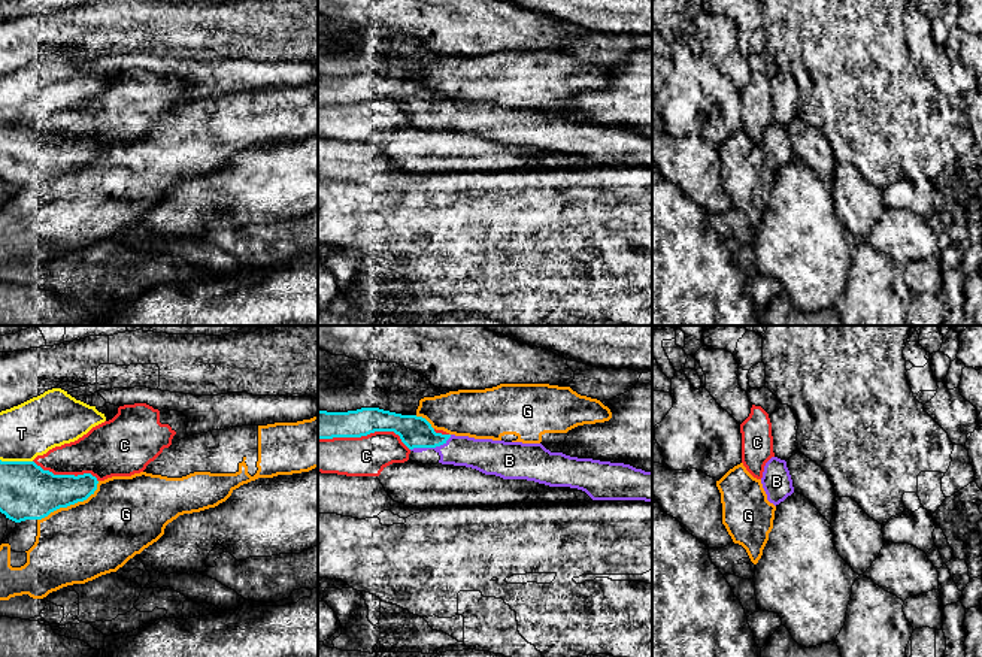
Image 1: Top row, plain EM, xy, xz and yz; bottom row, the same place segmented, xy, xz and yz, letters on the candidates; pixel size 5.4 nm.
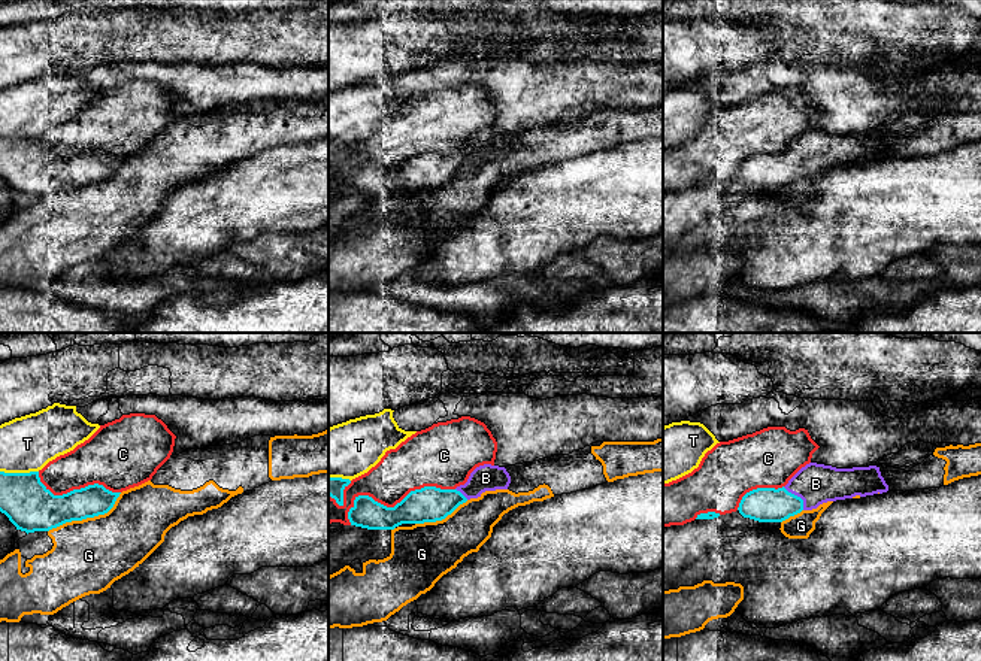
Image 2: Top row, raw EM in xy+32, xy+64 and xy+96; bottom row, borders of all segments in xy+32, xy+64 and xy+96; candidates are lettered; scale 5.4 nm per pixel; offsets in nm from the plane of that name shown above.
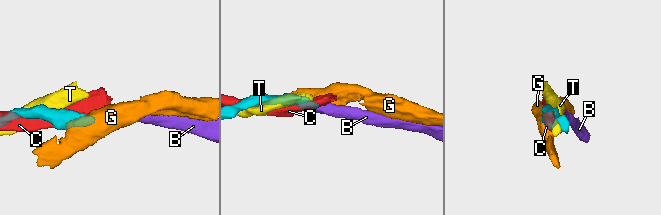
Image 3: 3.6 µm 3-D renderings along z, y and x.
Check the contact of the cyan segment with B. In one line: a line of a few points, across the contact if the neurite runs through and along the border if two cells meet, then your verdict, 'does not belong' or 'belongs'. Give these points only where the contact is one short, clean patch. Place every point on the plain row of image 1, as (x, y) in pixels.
line xz (415, 97), (430, 112), (449, 112), (466, 117); belongs

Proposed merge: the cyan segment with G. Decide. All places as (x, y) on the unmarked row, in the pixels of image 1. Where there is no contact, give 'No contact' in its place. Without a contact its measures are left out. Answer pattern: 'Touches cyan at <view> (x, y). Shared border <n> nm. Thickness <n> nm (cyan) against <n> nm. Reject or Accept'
Touches cyan at xy (70, 169). Shared border 400 nm. Thickness 300 nm (cyan) against 420 nm. Reject

